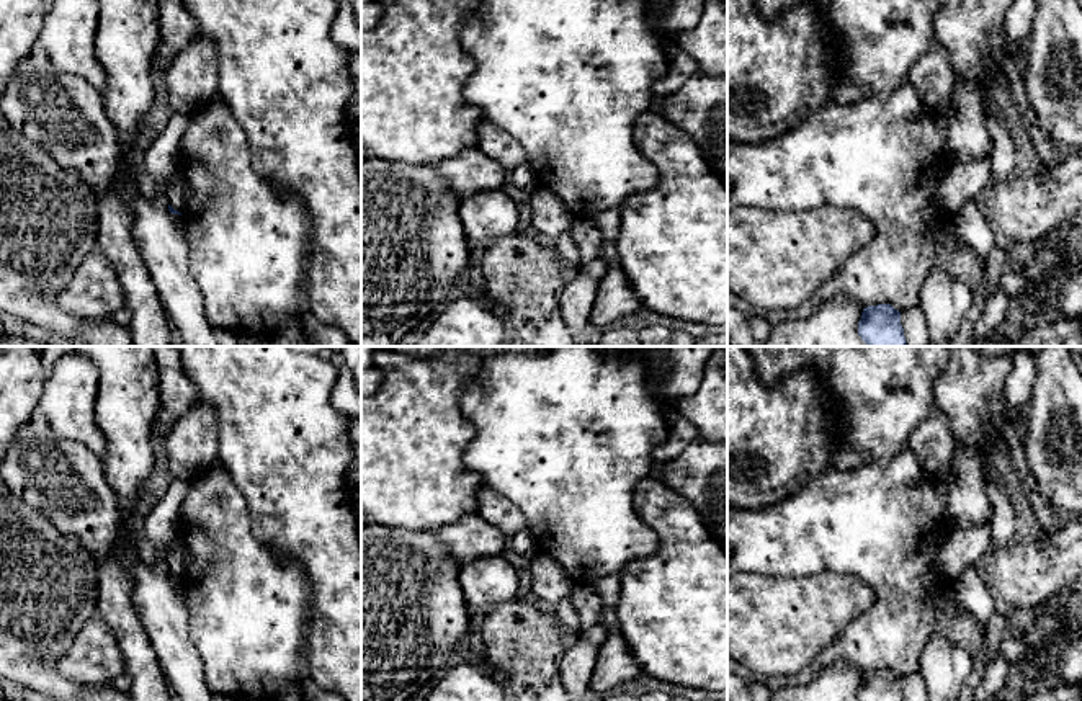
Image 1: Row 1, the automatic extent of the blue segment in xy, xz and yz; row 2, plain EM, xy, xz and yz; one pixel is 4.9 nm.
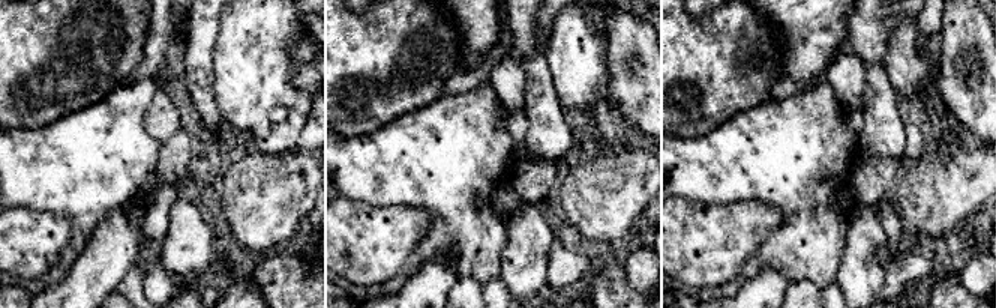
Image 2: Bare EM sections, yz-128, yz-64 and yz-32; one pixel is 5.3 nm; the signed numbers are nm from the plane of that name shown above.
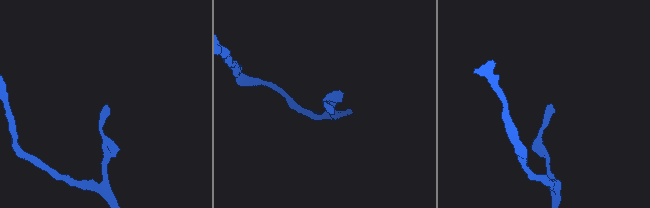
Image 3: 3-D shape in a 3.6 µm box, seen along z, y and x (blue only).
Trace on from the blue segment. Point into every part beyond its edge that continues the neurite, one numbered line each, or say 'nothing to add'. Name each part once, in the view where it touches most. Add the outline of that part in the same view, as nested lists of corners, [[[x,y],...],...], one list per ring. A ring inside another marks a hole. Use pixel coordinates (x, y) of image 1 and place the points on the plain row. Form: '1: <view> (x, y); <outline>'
nothing to add

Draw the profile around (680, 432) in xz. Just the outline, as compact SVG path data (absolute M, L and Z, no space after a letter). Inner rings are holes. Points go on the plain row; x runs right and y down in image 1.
M672 404L667 412L668 435L665 441L652 453L654 462L667 464L675 459L693 440L700 436L698 430L683 418Z

